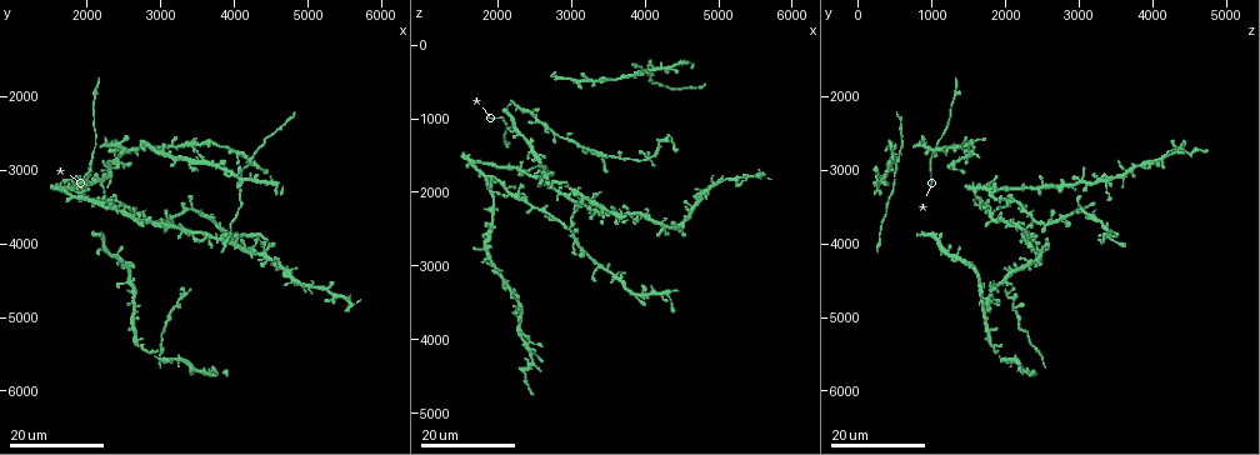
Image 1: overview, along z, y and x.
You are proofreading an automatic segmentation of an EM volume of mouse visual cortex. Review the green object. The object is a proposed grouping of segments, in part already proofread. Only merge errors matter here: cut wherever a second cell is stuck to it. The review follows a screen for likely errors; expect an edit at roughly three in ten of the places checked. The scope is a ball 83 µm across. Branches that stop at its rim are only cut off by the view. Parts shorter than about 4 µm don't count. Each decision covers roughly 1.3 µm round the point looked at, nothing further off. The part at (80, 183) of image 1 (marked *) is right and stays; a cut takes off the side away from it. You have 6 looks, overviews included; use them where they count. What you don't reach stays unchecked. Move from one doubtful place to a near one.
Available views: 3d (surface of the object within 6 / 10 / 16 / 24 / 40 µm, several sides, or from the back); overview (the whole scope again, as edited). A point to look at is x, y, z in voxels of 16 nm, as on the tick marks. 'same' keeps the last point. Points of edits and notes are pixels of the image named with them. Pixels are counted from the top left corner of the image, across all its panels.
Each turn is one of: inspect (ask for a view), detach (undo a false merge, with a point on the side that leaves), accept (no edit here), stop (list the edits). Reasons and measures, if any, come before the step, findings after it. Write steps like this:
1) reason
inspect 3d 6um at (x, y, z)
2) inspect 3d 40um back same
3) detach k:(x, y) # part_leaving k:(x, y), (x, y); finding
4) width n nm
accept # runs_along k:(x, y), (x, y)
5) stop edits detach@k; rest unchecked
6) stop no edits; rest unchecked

four or more arms meet
inspect 3d 16um at (2350, 4150, 1300)

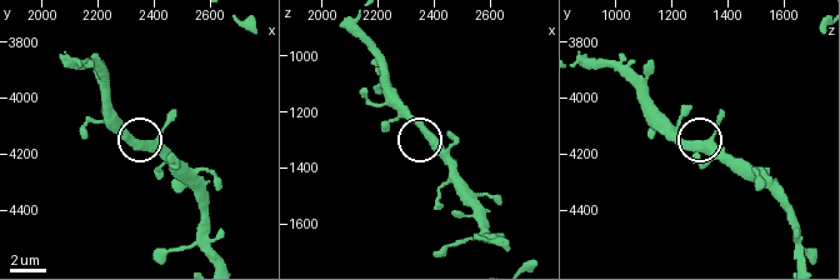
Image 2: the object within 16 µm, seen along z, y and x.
inspect 3d 6um at (2410, 4190, 1300)

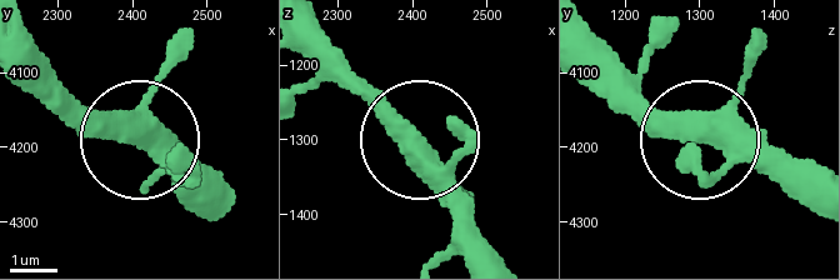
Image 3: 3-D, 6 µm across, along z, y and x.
arms 4
accept # continuous, no second cell

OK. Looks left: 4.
sharp bend
inspect 3d 16um at (3350, 4650, 2000)

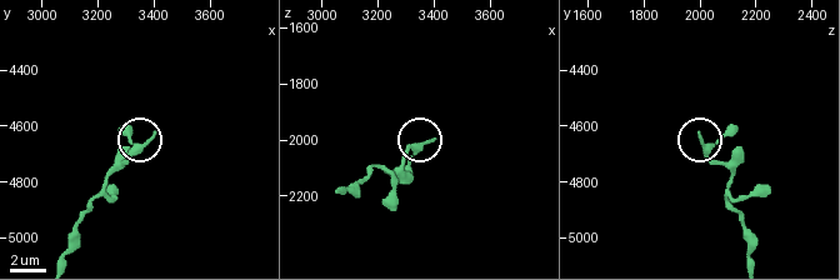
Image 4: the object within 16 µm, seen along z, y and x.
inspect 3d 10um at (3320, 4690, 2020)

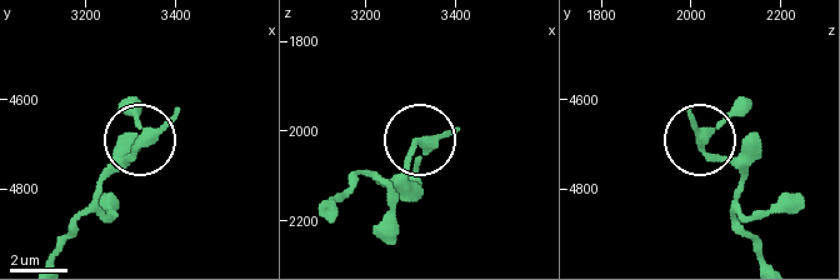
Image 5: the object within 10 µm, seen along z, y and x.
accept # continuous, no second cell

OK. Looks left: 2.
thin arm on a thick one
inspect 3d 24um at (2200, 3200, 3350)

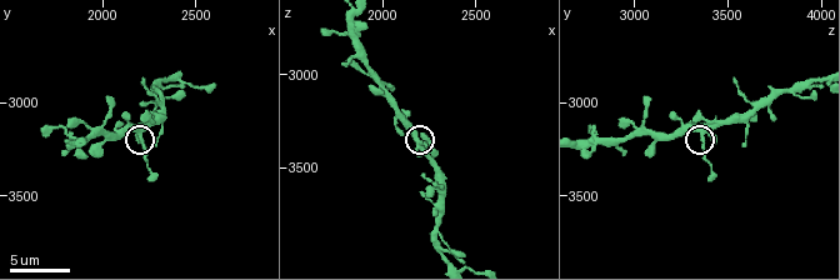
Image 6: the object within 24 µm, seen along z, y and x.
inspect 3d 6um at (2180, 3160, 3360)

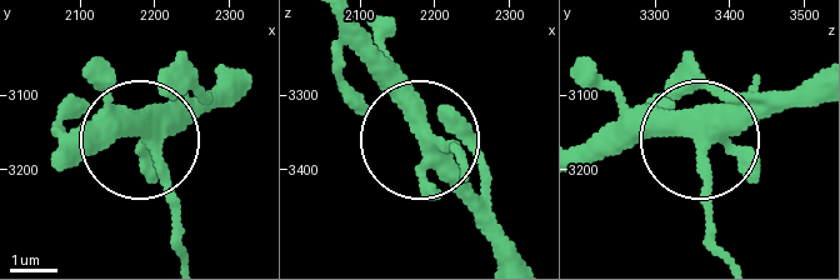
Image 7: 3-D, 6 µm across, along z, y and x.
arms 4
accept # runs_along 7:(56, 150), (144, 141), (175, 254); all the same cell

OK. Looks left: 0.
stop no edits; rest unchecked

